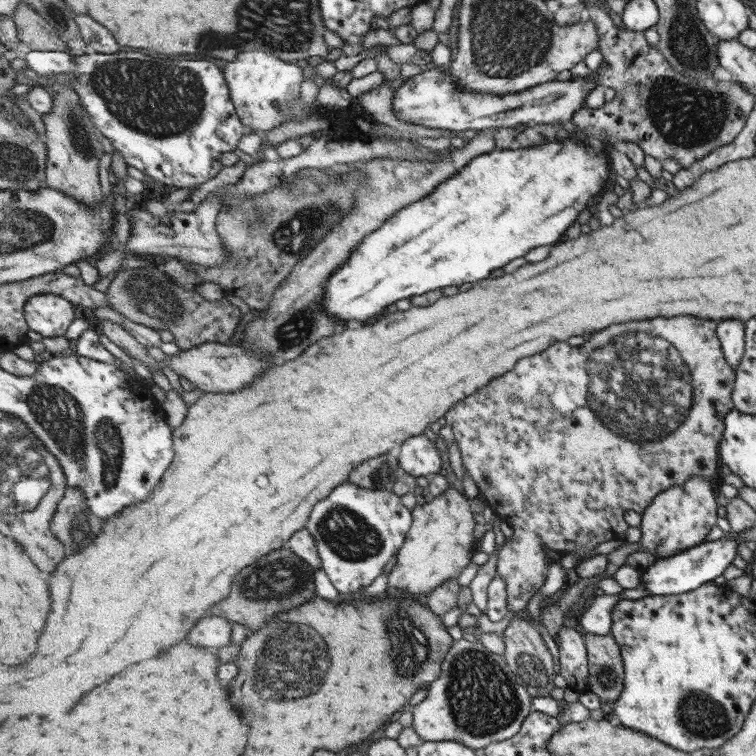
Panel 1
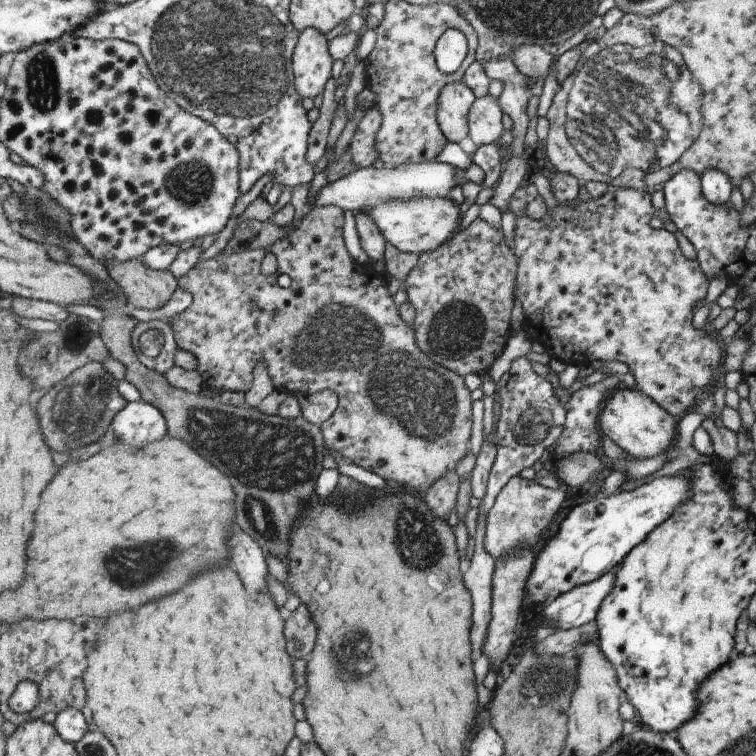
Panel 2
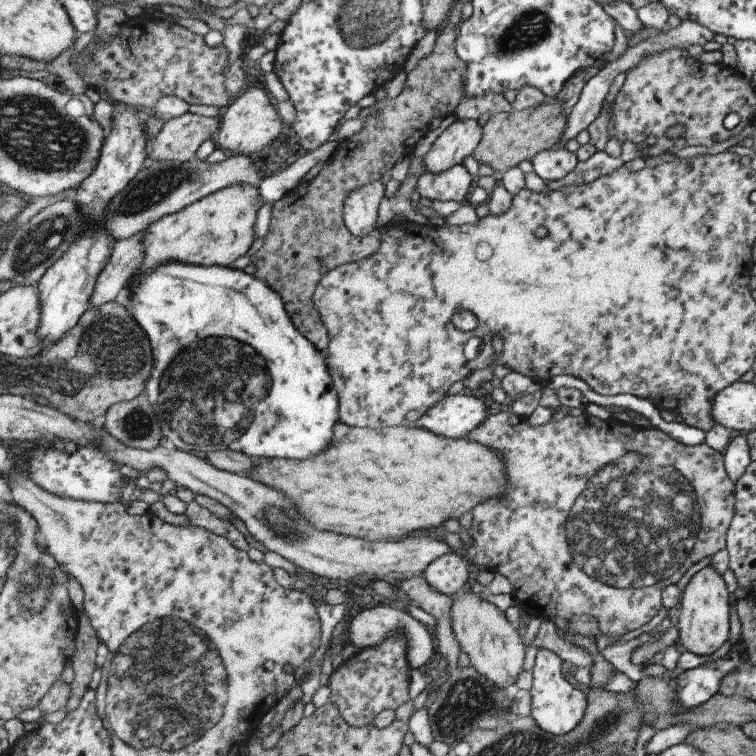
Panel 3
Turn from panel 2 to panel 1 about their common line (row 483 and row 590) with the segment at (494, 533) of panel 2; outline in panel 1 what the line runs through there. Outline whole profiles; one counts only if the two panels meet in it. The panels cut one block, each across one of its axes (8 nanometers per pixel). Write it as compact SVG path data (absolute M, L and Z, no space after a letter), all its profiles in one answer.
M691 314L607 326L601 332L593 334L587 342L583 342L577 348L573 348L565 342L557 342L557 344L549 346L547 350L543 350L541 354L521 358L513 366L513 370L491 380L487 386L483 386L481 390L477 390L469 398L463 398L463 402L459 402L451 410L447 410L445 422L453 430L455 444L459 448L465 472L473 478L475 486L483 494L491 512L497 514L497 518L513 530L513 536L501 546L499 556L497 556L497 574L505 580L505 590L507 590L507 600L509 600L507 610L509 612L523 612L527 600L543 586L543 582L547 578L543 548L555 550L561 556L573 556L575 558L573 570L577 570L579 564L583 564L583 562L587 562L587 558L591 558L591 552L597 548L597 544L607 542L607 540L619 540L627 534L627 522L623 520L625 512L635 512L641 516L643 510L653 502L653 498L657 494L671 490L675 486L683 486L689 478L703 478L703 480L711 482L713 486L717 484L717 480L719 480L719 472L717 472L719 470L719 448L717 446L721 444L721 436L725 430L725 414L729 414L733 410L731 390L735 384L735 372L731 370L731 366L727 364L727 360L723 356L721 342L717 340L715 330L717 330L715 320L703 320L703 318L697 318Z

